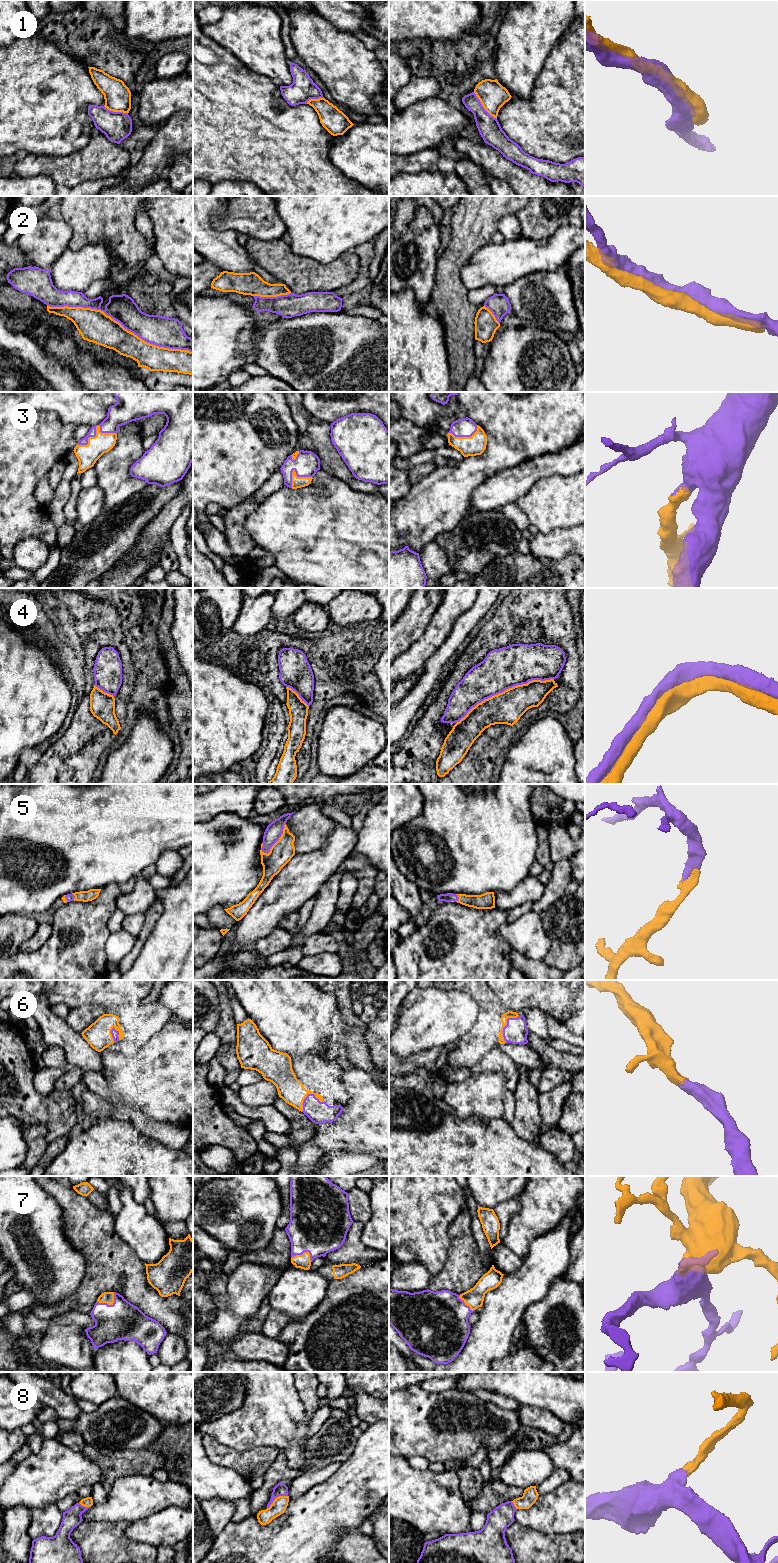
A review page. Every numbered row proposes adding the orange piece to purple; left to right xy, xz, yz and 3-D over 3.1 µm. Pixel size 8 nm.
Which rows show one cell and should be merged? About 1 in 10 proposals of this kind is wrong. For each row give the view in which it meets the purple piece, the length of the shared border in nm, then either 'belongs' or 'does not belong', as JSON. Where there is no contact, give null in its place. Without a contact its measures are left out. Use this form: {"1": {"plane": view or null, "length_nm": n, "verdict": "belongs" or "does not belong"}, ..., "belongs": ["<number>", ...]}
{"1": {"plane": "yz", "length_nm": 300, "verdict": "belongs"}, "2": {"plane": "xy", "length_nm": 1250, "verdict": "belongs"}, "3": {"plane": "xz", "length_nm": 190, "verdict": "belongs"}, "4": {"plane": "yz", "length_nm": 850, "verdict": "belongs"}, "5": {"plane": "xz", "length_nm": 300, "verdict": "belongs"}, "6": {"plane": "xz", "length_nm": 200, "verdict": "belongs"}, "7": {"plane": "xy", "length_nm": 160, "verdict": "belongs"}, "8": {"plane": "xz", "length_nm": 200, "verdict": "belongs"}, "belongs": ["1", "2", "3", "4", "5", "6", "7", "8"]}

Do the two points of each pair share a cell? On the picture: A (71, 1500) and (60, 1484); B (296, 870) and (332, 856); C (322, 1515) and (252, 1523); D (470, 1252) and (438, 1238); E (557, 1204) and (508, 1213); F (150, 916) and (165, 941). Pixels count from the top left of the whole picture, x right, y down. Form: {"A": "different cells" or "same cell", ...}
{"A": "different cells", "B": "same cell", "C": "same cell", "D": "different cells", "E": "different cells", "F": "different cells"}

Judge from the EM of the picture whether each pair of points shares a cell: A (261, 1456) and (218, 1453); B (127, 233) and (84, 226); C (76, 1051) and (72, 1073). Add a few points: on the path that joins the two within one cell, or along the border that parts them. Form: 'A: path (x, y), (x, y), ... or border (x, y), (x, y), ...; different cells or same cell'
A: path (250, 1457), (229, 1457); same cell
B: path (116, 230), (113, 227), (95, 226); same cell
C: border (71, 1066), (77, 1067), (82, 1072); different cells

